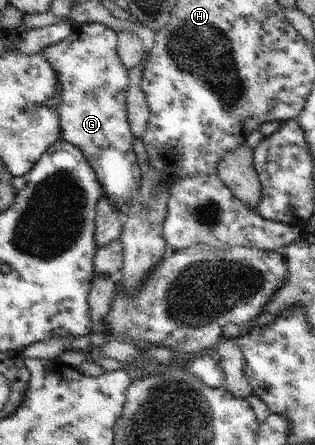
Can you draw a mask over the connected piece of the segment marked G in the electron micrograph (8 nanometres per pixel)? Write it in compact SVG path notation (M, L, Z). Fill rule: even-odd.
M85 23L79 28L71 29L71 34L63 38L59 44L47 46L43 56L49 61L56 73L58 84L61 84L61 104L57 108L61 138L79 147L83 156L87 158L89 166L95 170L99 184L103 186L104 196L111 200L111 204L119 210L127 210L130 200L141 184L141 169L137 163L137 154L133 149L135 136L131 132L127 112L127 93L130 85L130 69L123 66L119 52L117 52L117 32L102 23Z

